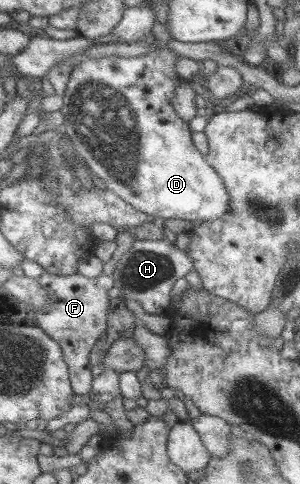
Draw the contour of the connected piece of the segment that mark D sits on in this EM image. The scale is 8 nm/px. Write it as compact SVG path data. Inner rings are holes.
M157 23L154 27L153 34L155 40L159 44L154 50L147 52L142 56L125 57L112 55L97 59L90 59L75 64L70 82L67 84L67 89L63 97L65 98L65 106L60 110L65 116L64 128L68 138L72 140L79 156L88 164L92 173L99 177L106 185L106 188L112 190L126 200L128 204L146 214L164 219L180 219L181 221L195 220L218 220L220 216L226 216L226 212L230 212L230 192L225 186L225 181L222 180L217 169L213 167L201 153L201 149L197 147L193 139L193 132L190 130L190 124L182 117L178 116L177 109L174 106L173 100L177 96L177 86L181 84L181 75L178 72L177 60L178 53L171 51L169 42L173 39L170 29L165 24Z

